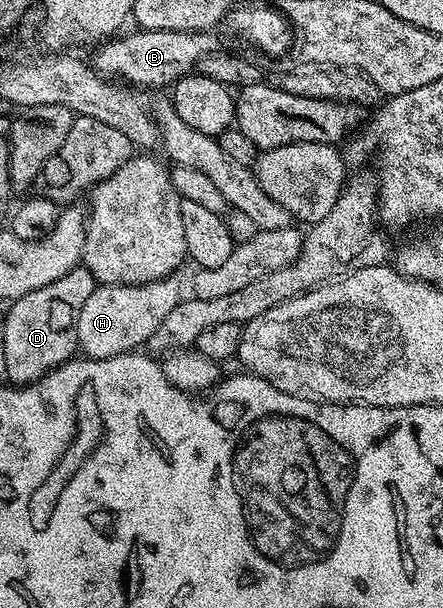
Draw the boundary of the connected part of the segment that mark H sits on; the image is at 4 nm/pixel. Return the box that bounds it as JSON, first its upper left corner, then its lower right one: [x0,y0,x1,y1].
[78,279,184,360]

